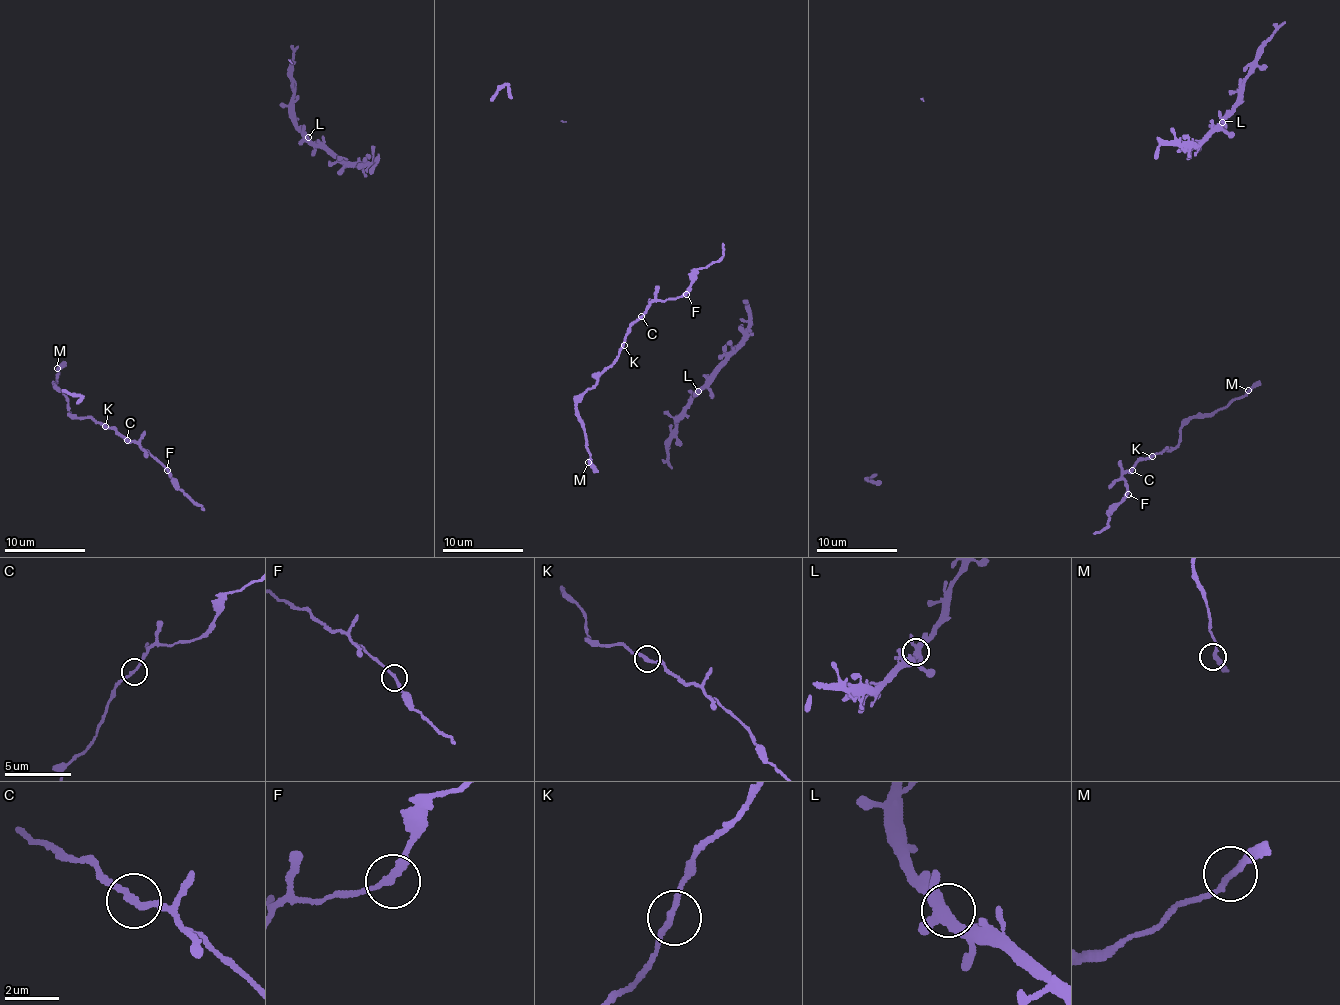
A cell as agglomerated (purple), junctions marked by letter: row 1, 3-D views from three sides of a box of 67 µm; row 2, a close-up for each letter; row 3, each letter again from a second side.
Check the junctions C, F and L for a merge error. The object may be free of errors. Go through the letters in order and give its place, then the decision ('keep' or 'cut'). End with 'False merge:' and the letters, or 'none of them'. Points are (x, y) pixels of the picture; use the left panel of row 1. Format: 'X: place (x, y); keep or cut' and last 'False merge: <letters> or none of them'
C: place (127, 440); cut
F: place (167, 470); keep
L: place (308, 137); keep
False merge: C

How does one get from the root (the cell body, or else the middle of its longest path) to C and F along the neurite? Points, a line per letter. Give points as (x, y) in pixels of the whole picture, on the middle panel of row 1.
C: (596, 471), (589, 455), (576, 405), (579, 398), (594, 387), (597, 376), (617, 358), (628, 328), (642, 317)
F: (596, 471), (577, 411), (579, 398), (617, 358), (628, 328), (647, 307), (686, 294)

